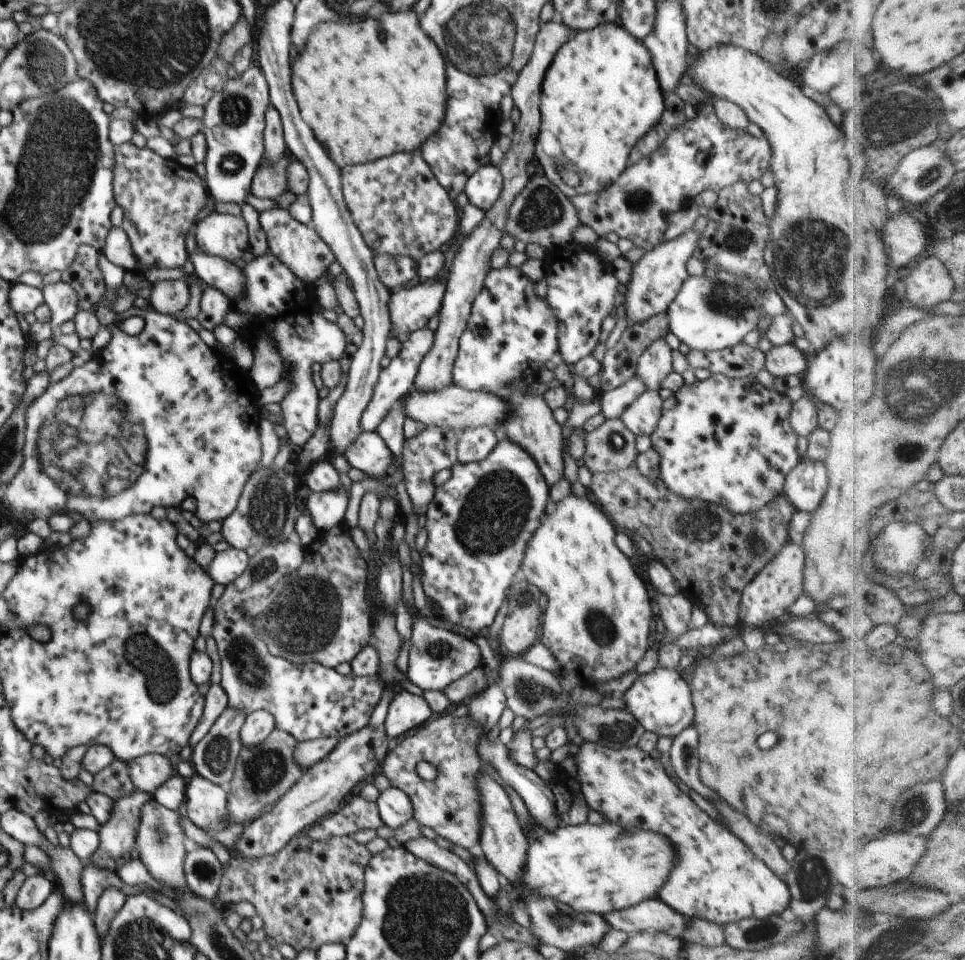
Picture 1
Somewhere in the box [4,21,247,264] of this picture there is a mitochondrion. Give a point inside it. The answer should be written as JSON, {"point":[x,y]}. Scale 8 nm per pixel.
{"point":[45,62]}

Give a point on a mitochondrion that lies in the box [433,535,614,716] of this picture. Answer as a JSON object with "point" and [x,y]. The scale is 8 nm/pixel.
{"point":[530,692]}

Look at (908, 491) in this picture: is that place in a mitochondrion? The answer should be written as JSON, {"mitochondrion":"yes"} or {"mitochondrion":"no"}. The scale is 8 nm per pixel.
{"mitochondrion":"no"}

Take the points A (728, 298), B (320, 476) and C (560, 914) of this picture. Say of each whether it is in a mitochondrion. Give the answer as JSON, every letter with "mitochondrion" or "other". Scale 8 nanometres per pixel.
{"A":"mitochondrion","B":"other","C":"other"}

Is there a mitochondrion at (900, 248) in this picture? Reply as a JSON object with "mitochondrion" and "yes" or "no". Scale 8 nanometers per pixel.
{"mitochondrion":"no"}

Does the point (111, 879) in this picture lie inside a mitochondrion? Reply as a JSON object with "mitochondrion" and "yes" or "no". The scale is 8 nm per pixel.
{"mitochondrion":"no"}

